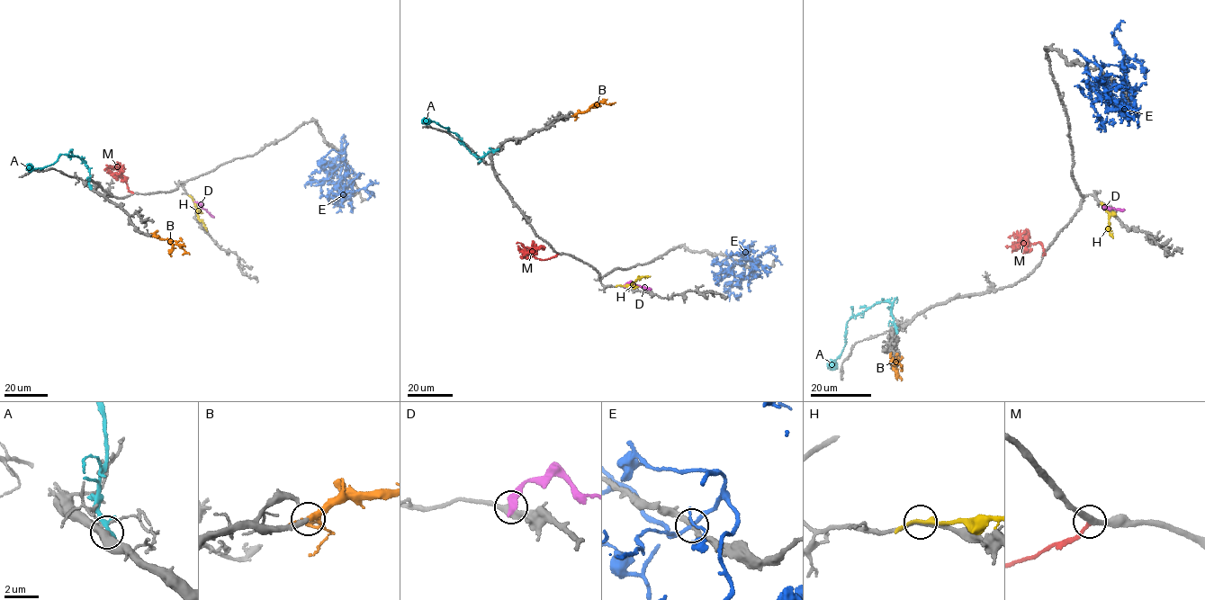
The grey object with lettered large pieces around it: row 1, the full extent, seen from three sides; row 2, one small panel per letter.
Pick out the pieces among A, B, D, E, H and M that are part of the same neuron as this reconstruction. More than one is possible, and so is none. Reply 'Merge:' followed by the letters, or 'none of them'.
Merge: B

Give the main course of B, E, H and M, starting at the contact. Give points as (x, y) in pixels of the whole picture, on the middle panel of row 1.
B: (574, 115), (585, 111), (596, 102), (615, 102)
E: (739, 262), (743, 258), (745, 261), (741, 273), (746, 278), (733, 281), (730, 291), (736, 299), (741, 295)
H: (618, 285), (631, 284), (641, 277), (650, 276)
M: (558, 254), (543, 260), (529, 254), (520, 243), (517, 243)

